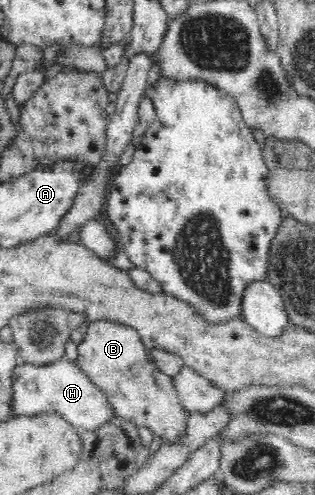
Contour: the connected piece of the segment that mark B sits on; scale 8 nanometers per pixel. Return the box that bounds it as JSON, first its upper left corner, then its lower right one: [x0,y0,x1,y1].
[77,322,188,441]

